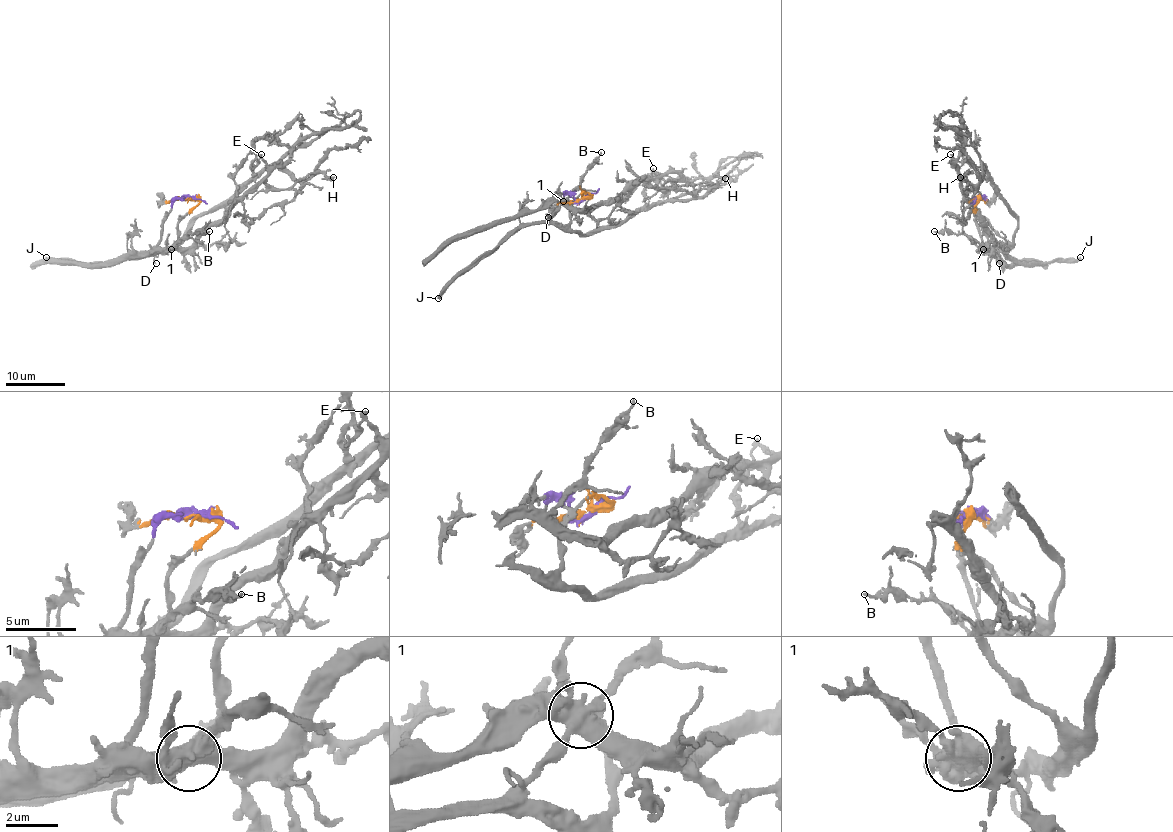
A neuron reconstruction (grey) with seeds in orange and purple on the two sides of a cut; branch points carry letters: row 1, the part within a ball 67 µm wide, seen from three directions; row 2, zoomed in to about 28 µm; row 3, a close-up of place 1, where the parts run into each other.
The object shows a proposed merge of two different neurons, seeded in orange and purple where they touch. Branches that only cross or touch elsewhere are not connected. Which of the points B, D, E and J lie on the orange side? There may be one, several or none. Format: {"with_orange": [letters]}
{"with_orange": ["B", "D", "E", "J"]}

